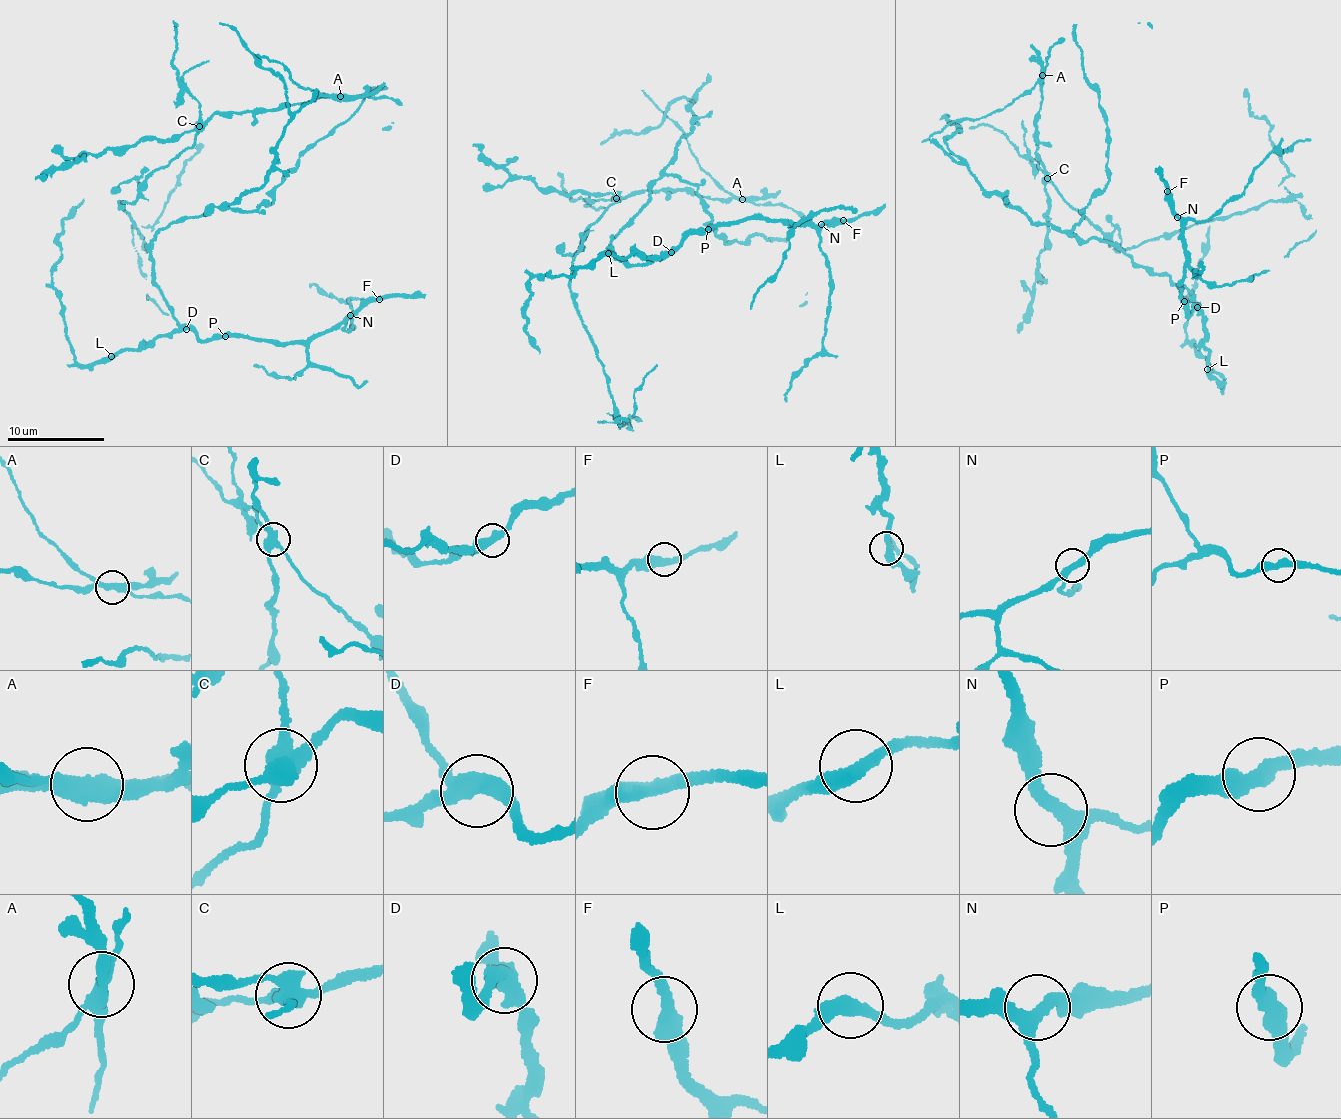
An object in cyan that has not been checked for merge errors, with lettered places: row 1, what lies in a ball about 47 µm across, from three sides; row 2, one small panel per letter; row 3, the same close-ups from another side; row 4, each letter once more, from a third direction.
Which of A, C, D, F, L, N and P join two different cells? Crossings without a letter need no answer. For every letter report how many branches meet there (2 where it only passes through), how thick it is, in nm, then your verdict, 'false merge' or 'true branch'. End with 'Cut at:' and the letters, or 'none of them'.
A: branches 2; calibre 400 nm; false merge
C: branches 4; calibre 440 nm; false merge
D: branches 3; calibre 400 nm; true branch
F: branches 2; calibre 380 nm; true branch
L: branches 2; calibre 380 nm; true branch
N: branches 2; calibre 400 nm; true branch
P: branches 2; calibre 420 nm; true branch
Cut at: A, C

